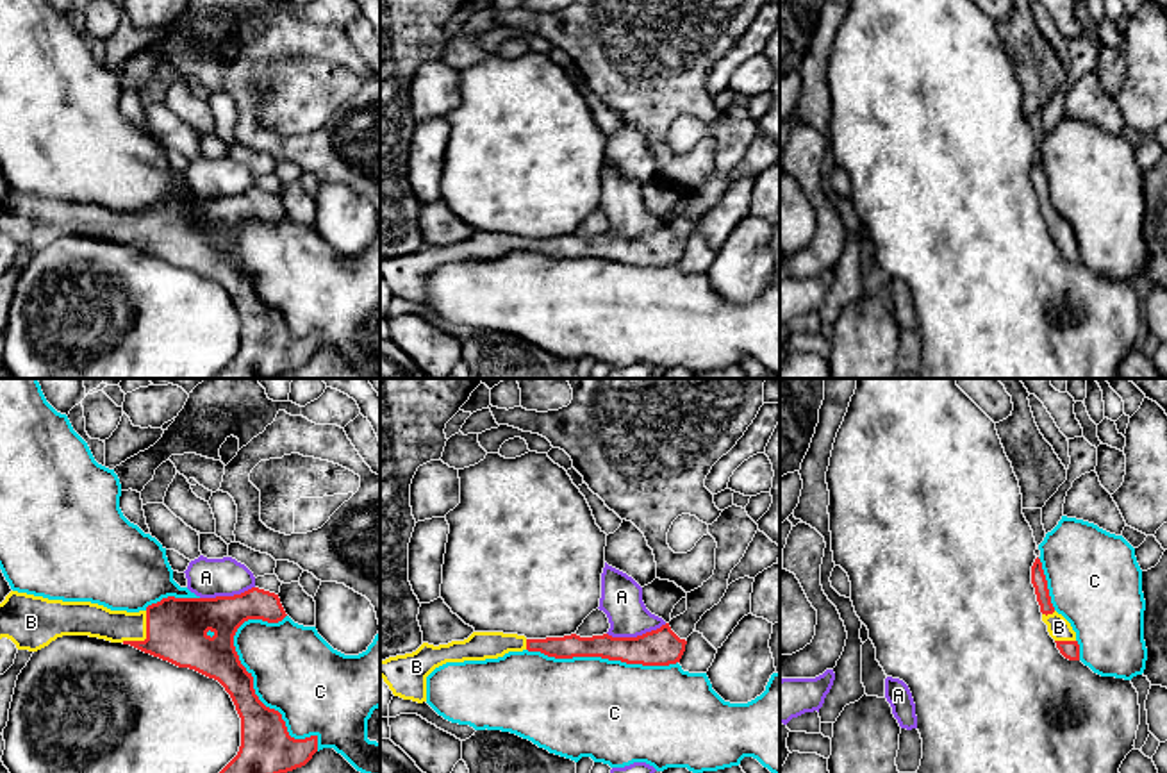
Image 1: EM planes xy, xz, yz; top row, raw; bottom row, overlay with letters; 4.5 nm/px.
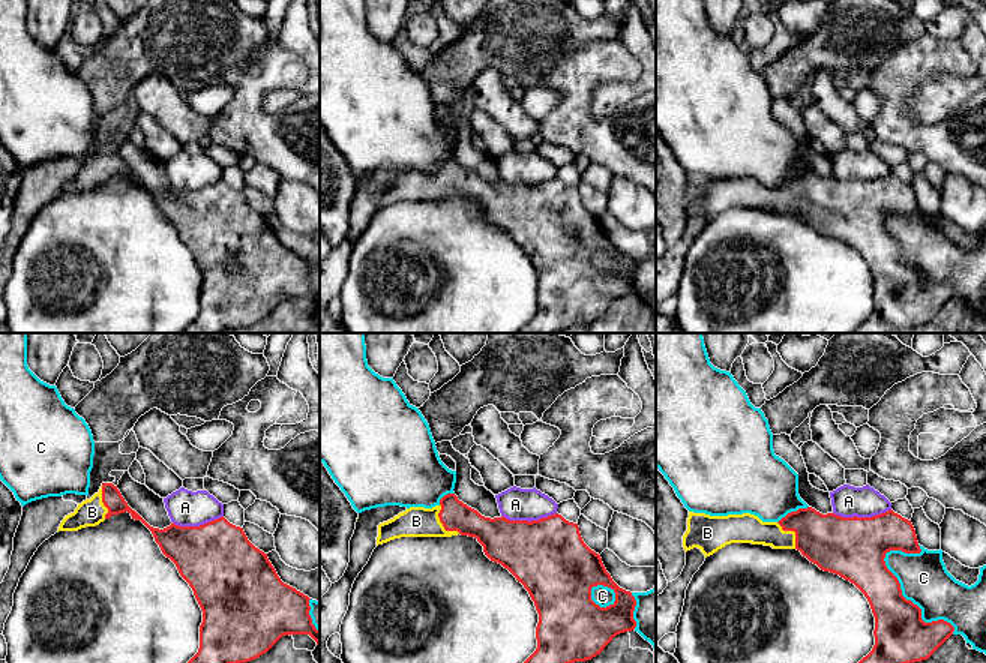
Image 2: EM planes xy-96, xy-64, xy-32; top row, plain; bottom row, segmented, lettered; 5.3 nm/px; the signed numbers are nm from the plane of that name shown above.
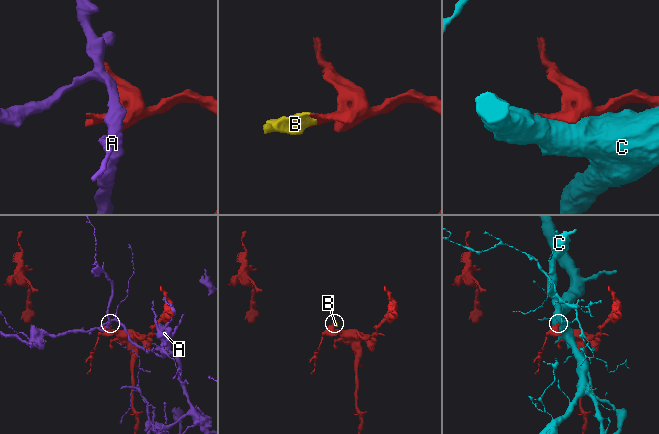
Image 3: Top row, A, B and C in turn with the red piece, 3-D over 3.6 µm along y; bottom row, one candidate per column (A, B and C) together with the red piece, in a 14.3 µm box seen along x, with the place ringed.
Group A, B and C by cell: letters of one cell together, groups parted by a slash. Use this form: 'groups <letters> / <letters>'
groups A / B / C

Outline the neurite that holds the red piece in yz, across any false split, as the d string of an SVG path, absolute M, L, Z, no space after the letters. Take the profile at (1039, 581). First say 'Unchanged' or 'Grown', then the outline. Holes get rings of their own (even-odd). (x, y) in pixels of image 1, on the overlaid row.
Grown. M1039 557L1031 566L1031 584L1035 587L1037 602L1040 605L1042 621L1047 625L1047 632L1055 639L1056 648L1065 659L1080 661L1080 644L1076 641L1076 632L1072 630L1071 623L1055 611Z

